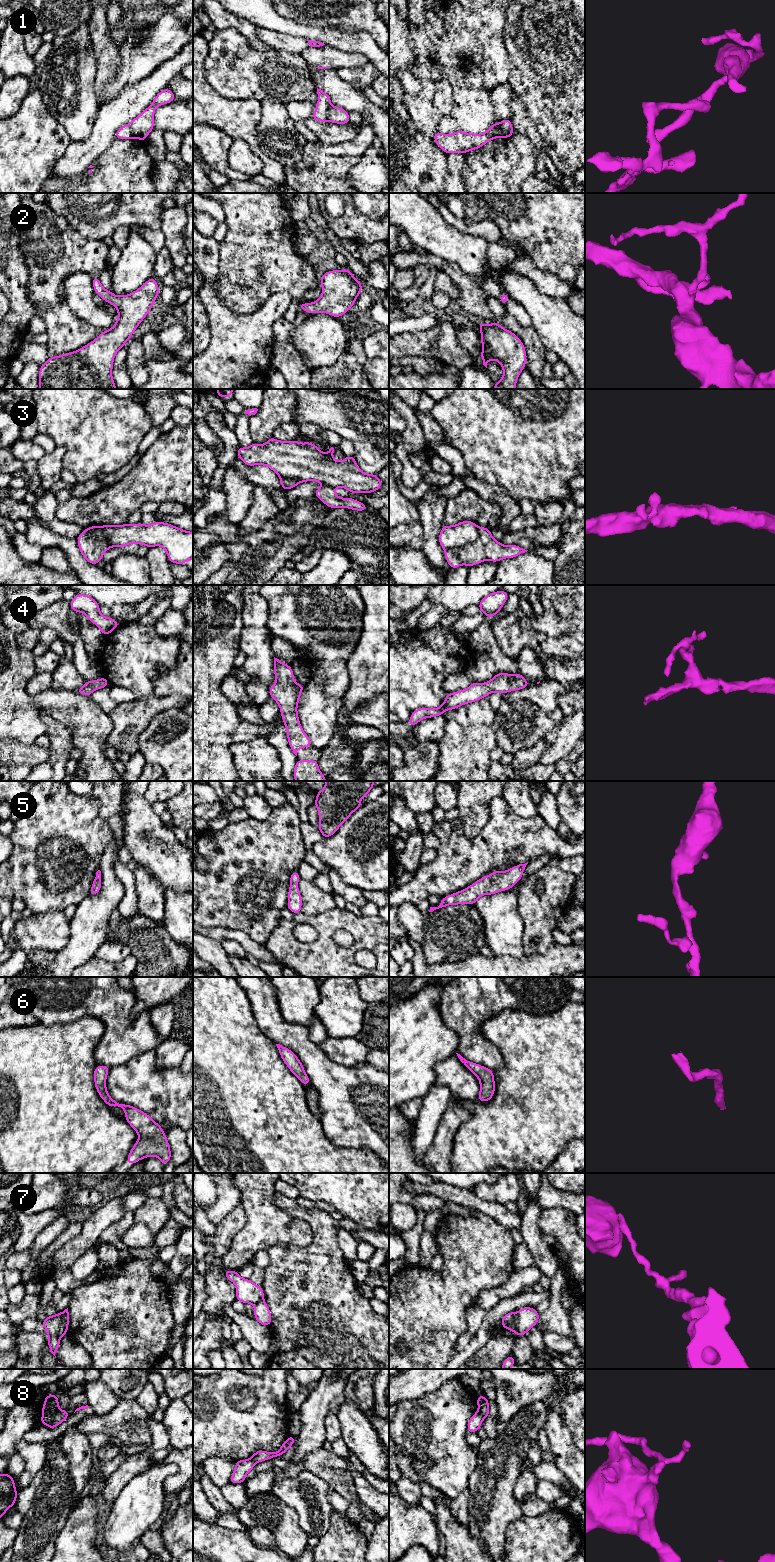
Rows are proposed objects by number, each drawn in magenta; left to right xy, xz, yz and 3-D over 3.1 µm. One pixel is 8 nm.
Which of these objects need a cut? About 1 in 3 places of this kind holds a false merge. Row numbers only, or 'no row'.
1, 3, 7, 8

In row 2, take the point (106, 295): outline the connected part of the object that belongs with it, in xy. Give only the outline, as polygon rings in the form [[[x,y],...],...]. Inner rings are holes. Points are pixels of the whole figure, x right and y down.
[[[92,277],[92,286],[102,300],[117,309],[118,318],[115,325],[104,330],[97,338],[77,351],[49,357],[39,368],[39,389],[117,389],[112,377],[115,355],[151,311],[160,289],[154,277],[128,295],[114,295],[101,285],[99,277]]]

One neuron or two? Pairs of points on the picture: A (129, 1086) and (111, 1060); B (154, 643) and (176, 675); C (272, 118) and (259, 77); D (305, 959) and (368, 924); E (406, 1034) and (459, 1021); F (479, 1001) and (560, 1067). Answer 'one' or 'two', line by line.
A: two
B: two
C: two
D: one
E: two
F: two

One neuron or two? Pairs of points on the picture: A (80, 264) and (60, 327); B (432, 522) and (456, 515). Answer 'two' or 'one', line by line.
A: one
B: two

